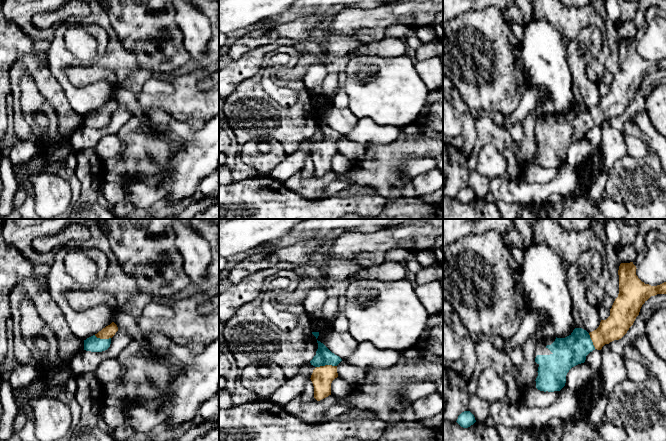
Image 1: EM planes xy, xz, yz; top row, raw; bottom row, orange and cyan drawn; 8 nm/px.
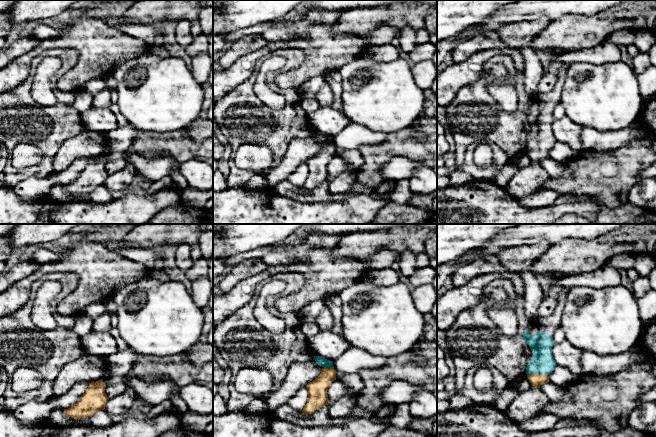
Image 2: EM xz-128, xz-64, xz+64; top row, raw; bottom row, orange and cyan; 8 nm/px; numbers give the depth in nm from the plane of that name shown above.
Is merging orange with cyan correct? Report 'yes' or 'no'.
yes

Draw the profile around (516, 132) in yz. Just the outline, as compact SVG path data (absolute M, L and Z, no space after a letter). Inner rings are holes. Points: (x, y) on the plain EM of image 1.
M520 124L514 125L512 127L508 127L506 129L507 129L511 139L515 142L519 142L519 141L523 140L525 137L523 128Z

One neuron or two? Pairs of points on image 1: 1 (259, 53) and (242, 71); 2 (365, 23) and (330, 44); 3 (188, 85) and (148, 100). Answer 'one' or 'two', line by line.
1: one
2: two
3: one

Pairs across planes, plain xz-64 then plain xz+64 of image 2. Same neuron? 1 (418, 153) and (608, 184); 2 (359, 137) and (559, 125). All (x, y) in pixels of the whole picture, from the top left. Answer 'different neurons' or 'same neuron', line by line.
1: same neuron
2: different neurons

